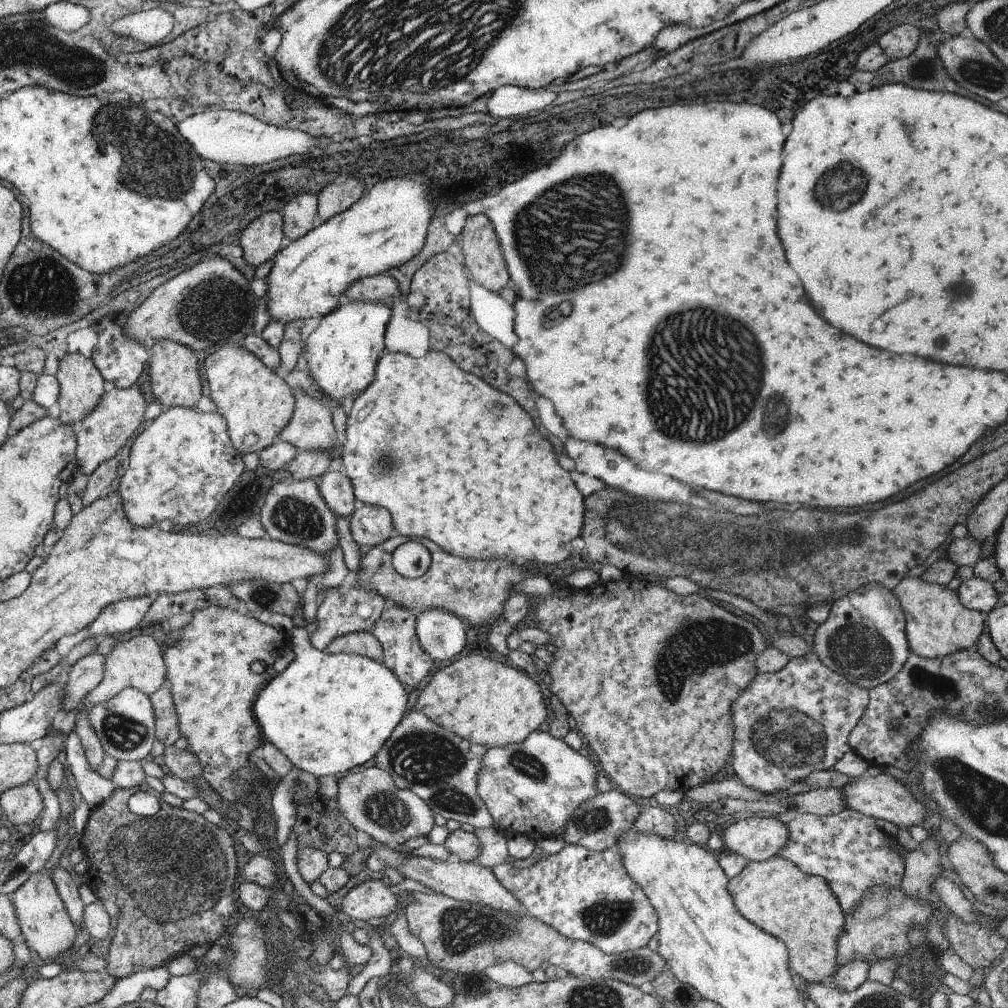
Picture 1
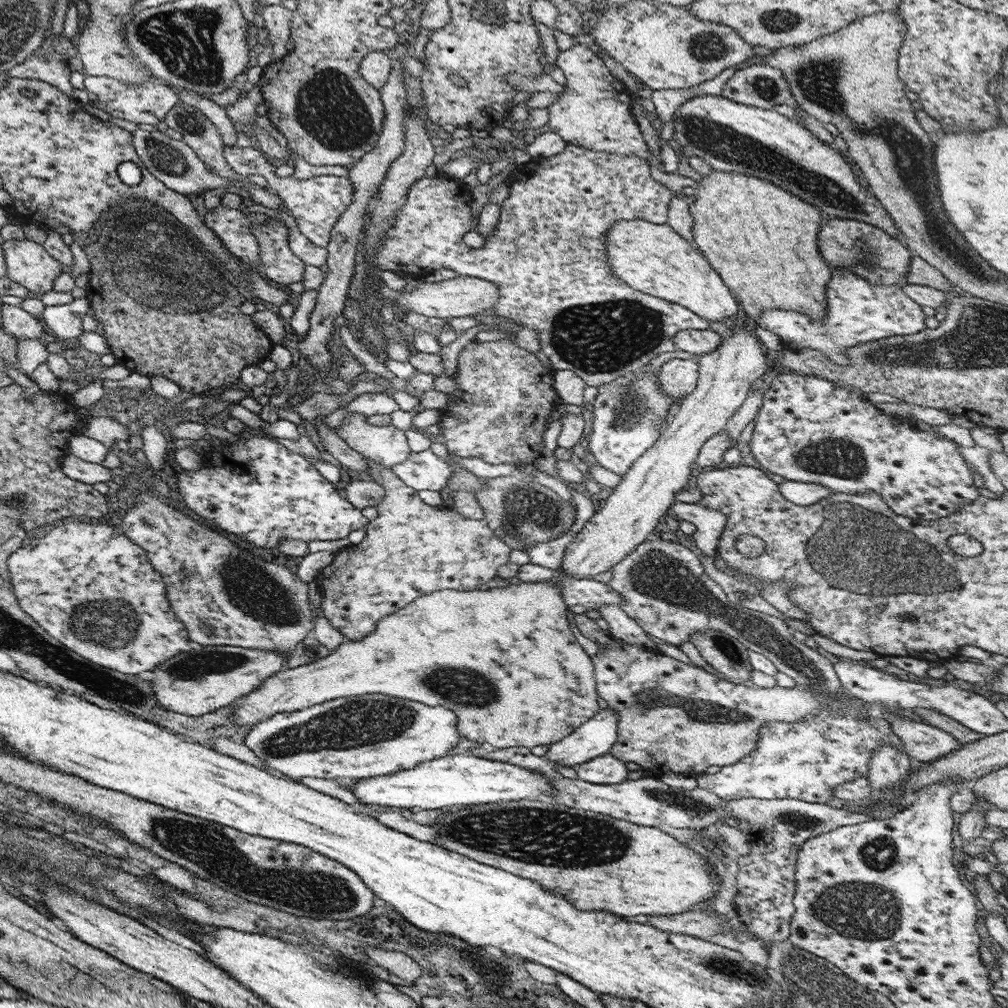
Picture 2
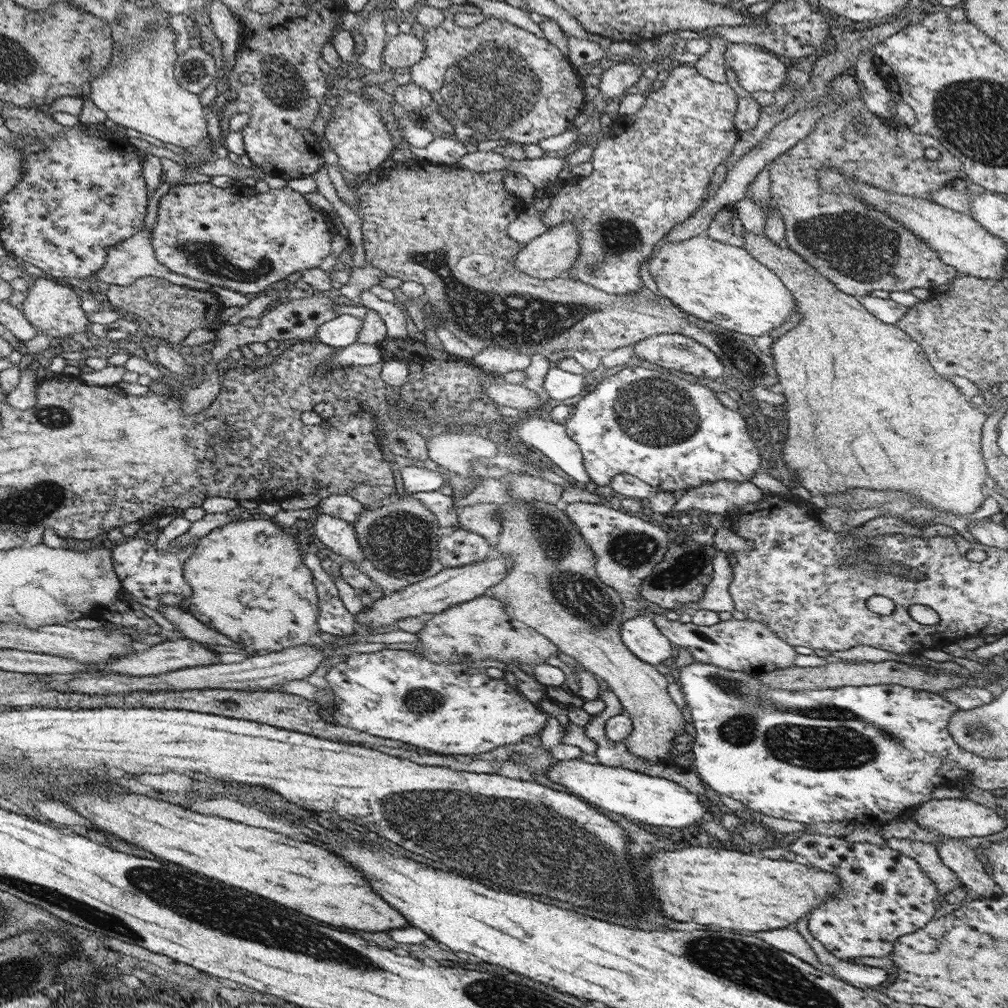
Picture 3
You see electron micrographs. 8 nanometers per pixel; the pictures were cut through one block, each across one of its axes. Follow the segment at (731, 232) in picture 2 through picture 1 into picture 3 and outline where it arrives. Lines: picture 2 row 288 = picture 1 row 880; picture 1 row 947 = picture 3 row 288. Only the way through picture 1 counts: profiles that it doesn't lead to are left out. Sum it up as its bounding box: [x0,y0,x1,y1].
[741,230,987,526]

